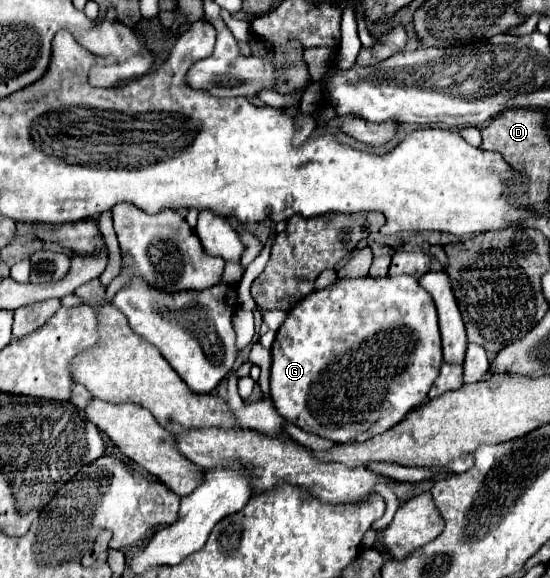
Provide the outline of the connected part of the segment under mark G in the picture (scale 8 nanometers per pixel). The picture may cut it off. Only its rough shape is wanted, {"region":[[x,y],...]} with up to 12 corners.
{"region":[[412,275],[338,279],[276,333],[270,397],[366,441],[426,401],[436,307]]}

